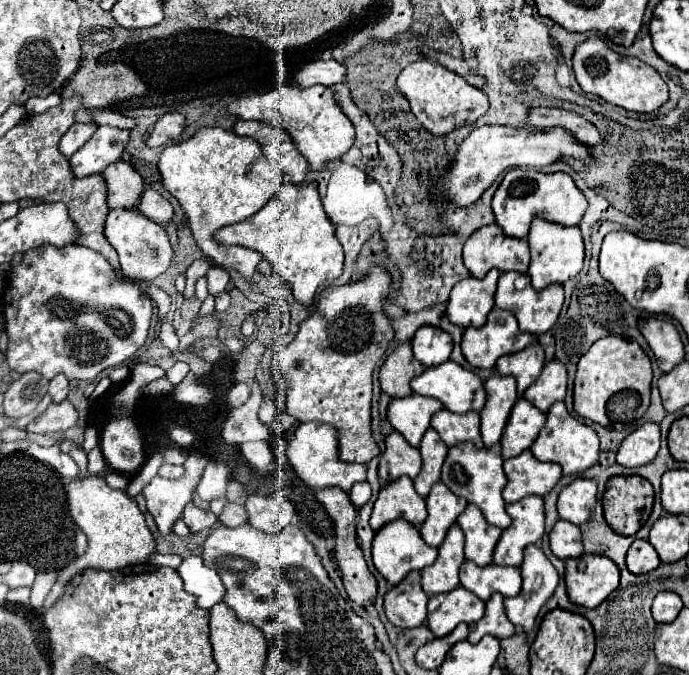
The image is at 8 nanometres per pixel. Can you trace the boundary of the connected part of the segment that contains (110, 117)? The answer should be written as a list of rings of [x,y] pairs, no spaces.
[[[88,110],[88,114],[94,118],[94,122],[99,125],[110,125],[120,129],[133,129],[136,126],[136,120],[126,117],[117,112],[102,112],[102,110]]]

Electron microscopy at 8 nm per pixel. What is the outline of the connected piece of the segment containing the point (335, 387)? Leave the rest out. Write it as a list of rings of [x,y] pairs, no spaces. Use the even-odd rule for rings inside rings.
[[[372,264],[368,274],[362,276],[360,280],[352,280],[350,284],[344,286],[328,286],[326,290],[322,290],[318,306],[312,312],[312,316],[300,324],[296,338],[278,354],[274,354],[274,364],[288,364],[286,368],[288,390],[284,410],[298,422],[316,420],[336,426],[342,432],[338,442],[340,442],[340,458],[344,462],[366,464],[368,460],[380,454],[380,448],[372,436],[372,418],[370,418],[372,374],[376,364],[384,358],[390,342],[394,340],[392,320],[384,314],[384,304],[388,302],[392,290],[394,290],[392,274],[378,264]]]

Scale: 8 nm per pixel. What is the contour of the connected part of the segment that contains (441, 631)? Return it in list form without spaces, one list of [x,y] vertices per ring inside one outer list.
[[[458,586],[454,592],[432,596],[428,600],[428,628],[436,638],[452,632],[460,622],[472,624],[484,616],[484,602],[466,588]]]

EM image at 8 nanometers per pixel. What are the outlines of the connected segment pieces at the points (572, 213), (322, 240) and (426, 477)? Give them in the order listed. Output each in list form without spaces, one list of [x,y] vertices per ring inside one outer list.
[[[512,168],[506,172],[502,184],[498,186],[492,198],[492,210],[496,216],[496,224],[504,230],[506,236],[524,240],[530,230],[530,222],[534,218],[542,218],[546,222],[556,222],[562,226],[578,226],[586,212],[586,198],[576,188],[572,178],[564,172],[544,174],[530,168]]]
[[[314,182],[282,184],[260,212],[244,222],[222,228],[216,232],[216,240],[260,252],[290,284],[294,298],[304,306],[312,306],[314,294],[322,282],[334,280],[342,274],[344,252],[334,234],[334,226],[322,208],[318,186]]]
[[[430,428],[430,432],[424,434],[422,444],[420,444],[420,454],[422,454],[422,470],[420,476],[414,480],[414,488],[418,496],[426,498],[430,494],[430,488],[440,482],[440,468],[446,460],[448,446],[440,440],[440,436]]]

